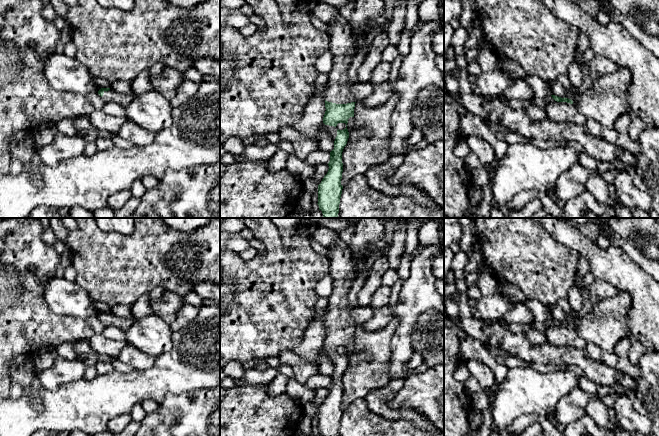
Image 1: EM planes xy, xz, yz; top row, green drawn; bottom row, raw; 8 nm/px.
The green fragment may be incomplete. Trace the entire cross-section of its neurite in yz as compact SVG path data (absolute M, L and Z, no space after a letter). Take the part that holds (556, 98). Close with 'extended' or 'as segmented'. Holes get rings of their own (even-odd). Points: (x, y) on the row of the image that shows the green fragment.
M500 95L498 96L498 99L501 100L502 102L504 102L505 104L507 104L508 106L510 106L511 108L514 109L524 109L526 110L527 107L530 104L534 104L540 108L545 108L548 104L557 101L557 102L567 102L570 104L573 104L573 101L571 99L568 98L561 98L555 95L548 95L544 98L535 98L533 97L532 99L528 99L528 100L520 100L520 99L511 99L511 98L507 98L504 95Z; extended

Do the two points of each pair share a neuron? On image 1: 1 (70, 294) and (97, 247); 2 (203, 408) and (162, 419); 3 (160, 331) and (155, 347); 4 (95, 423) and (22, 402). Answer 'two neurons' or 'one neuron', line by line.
1: two neurons
2: one neuron
3: one neuron
4: one neuron

